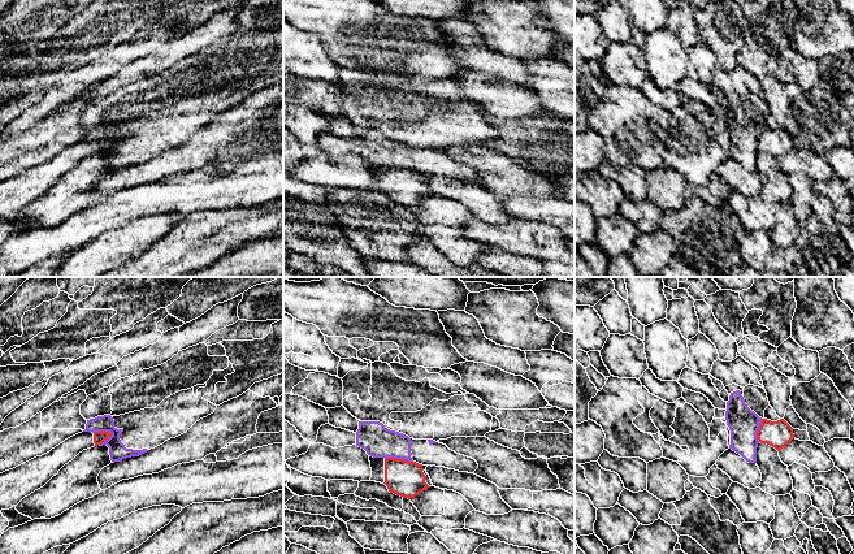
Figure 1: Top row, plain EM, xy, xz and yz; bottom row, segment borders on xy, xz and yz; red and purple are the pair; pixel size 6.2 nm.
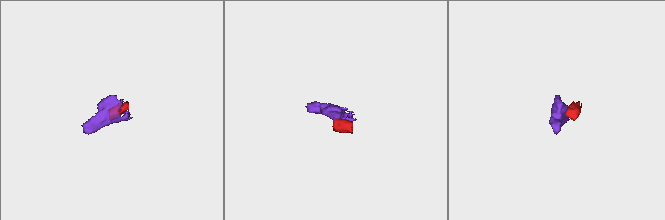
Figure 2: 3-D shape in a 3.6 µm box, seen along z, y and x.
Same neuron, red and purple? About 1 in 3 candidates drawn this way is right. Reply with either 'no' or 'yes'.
no

